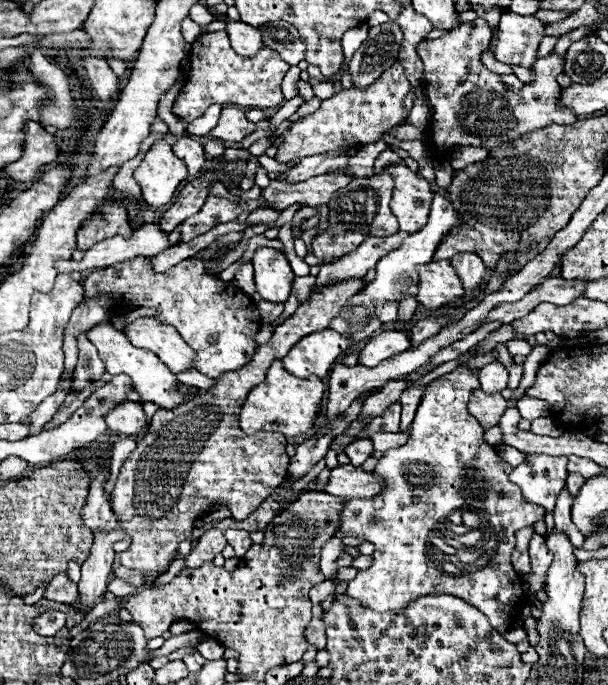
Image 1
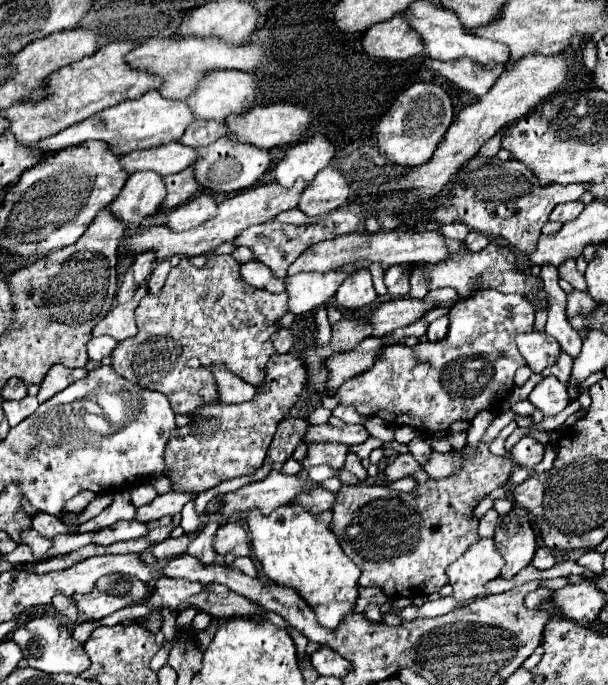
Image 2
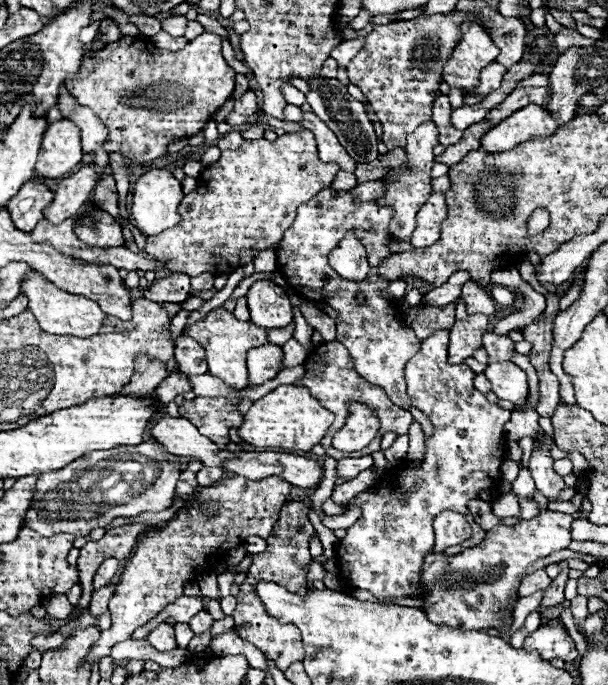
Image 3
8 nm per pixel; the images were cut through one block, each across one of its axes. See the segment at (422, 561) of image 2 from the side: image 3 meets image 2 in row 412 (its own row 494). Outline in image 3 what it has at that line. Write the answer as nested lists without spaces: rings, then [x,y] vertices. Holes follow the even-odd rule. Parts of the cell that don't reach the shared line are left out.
[[[506,492],[506,494],[500,494],[498,498],[494,498],[490,502],[490,508],[492,512],[498,516],[498,518],[518,518],[520,516],[520,506],[518,506],[518,498],[512,494],[512,492]]]

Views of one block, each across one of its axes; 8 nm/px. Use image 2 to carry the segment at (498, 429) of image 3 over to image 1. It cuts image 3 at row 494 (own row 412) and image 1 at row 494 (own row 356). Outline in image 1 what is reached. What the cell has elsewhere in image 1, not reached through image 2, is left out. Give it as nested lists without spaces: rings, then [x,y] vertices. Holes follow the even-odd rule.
[[[466,364],[428,384],[406,444],[384,452],[372,470],[386,482],[386,488],[374,498],[355,498],[344,504],[340,532],[374,544],[372,566],[358,570],[358,576],[348,582],[346,594],[378,612],[404,610],[418,596],[452,594],[476,606],[488,616],[494,630],[506,634],[508,620],[524,596],[520,584],[514,584],[518,572],[510,562],[516,546],[514,532],[534,526],[546,510],[524,502],[520,486],[508,480],[514,466],[504,462],[484,440],[484,428],[468,412],[470,394],[478,388],[478,374],[472,374]],[[452,510],[480,510],[484,518],[478,528],[456,526],[444,518]],[[474,530],[484,536],[466,536]],[[448,542],[458,542],[458,548],[452,550]],[[476,542],[480,548],[470,548]],[[468,554],[478,566],[466,564]]]

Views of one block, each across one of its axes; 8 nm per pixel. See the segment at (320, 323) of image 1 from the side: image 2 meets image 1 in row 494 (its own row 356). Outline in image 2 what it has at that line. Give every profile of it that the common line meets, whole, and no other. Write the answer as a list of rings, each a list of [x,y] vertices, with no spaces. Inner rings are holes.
[[[230,254],[214,256],[214,258],[210,258],[202,268],[192,266],[192,264],[184,258],[176,268],[170,270],[170,274],[168,274],[168,278],[166,278],[166,284],[164,284],[164,288],[162,288],[158,294],[146,294],[146,296],[140,300],[140,304],[138,304],[138,308],[136,308],[138,334],[136,334],[134,338],[128,338],[128,340],[124,340],[124,342],[118,342],[118,346],[114,348],[114,356],[112,356],[114,370],[116,370],[116,374],[120,374],[122,378],[126,378],[128,382],[132,382],[132,384],[136,384],[136,386],[140,386],[140,388],[162,392],[162,394],[170,400],[170,406],[172,406],[172,410],[174,410],[176,414],[192,414],[198,406],[216,400],[216,386],[214,386],[212,374],[210,374],[210,364],[212,364],[212,362],[218,362],[218,360],[226,362],[228,368],[230,368],[236,376],[240,376],[244,382],[248,382],[248,384],[252,384],[252,386],[258,386],[258,384],[264,380],[266,362],[268,362],[268,358],[274,354],[274,346],[272,346],[272,342],[270,342],[270,336],[278,330],[278,326],[274,324],[274,320],[282,318],[286,312],[288,312],[288,294],[286,294],[286,292],[268,294],[266,290],[256,290],[256,288],[248,286],[248,284],[240,278],[240,264],[238,264]]]

